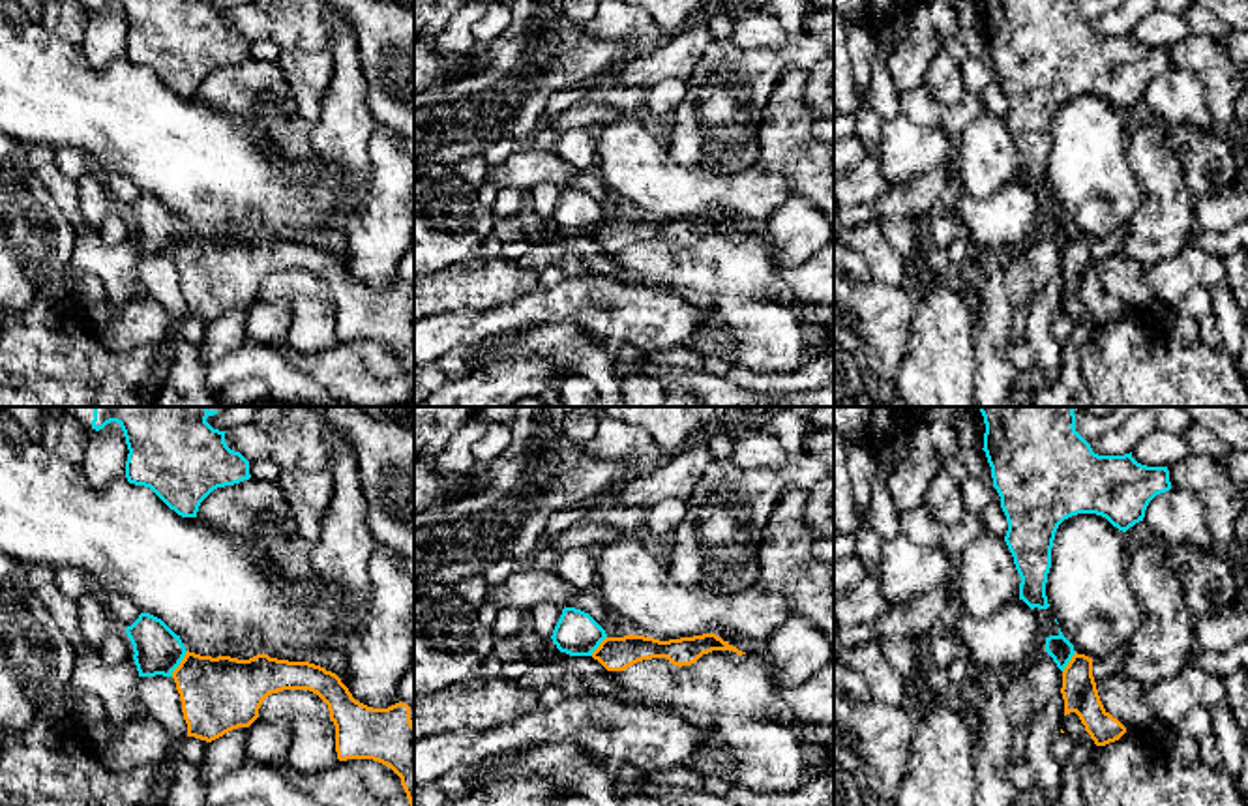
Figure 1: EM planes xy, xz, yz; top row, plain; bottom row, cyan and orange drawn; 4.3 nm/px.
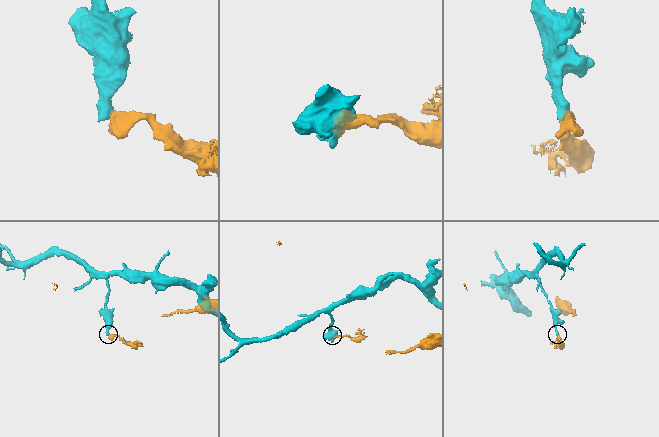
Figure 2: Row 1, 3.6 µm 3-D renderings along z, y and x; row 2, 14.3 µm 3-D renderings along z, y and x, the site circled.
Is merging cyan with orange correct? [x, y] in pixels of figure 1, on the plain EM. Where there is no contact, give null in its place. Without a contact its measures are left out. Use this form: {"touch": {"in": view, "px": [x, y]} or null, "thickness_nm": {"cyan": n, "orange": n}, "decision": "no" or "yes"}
{"touch": {"in": "xy", "px": [178, 244]}, "thickness_nm": {"cyan": 200, "orange": 320}, "decision": "no"}

